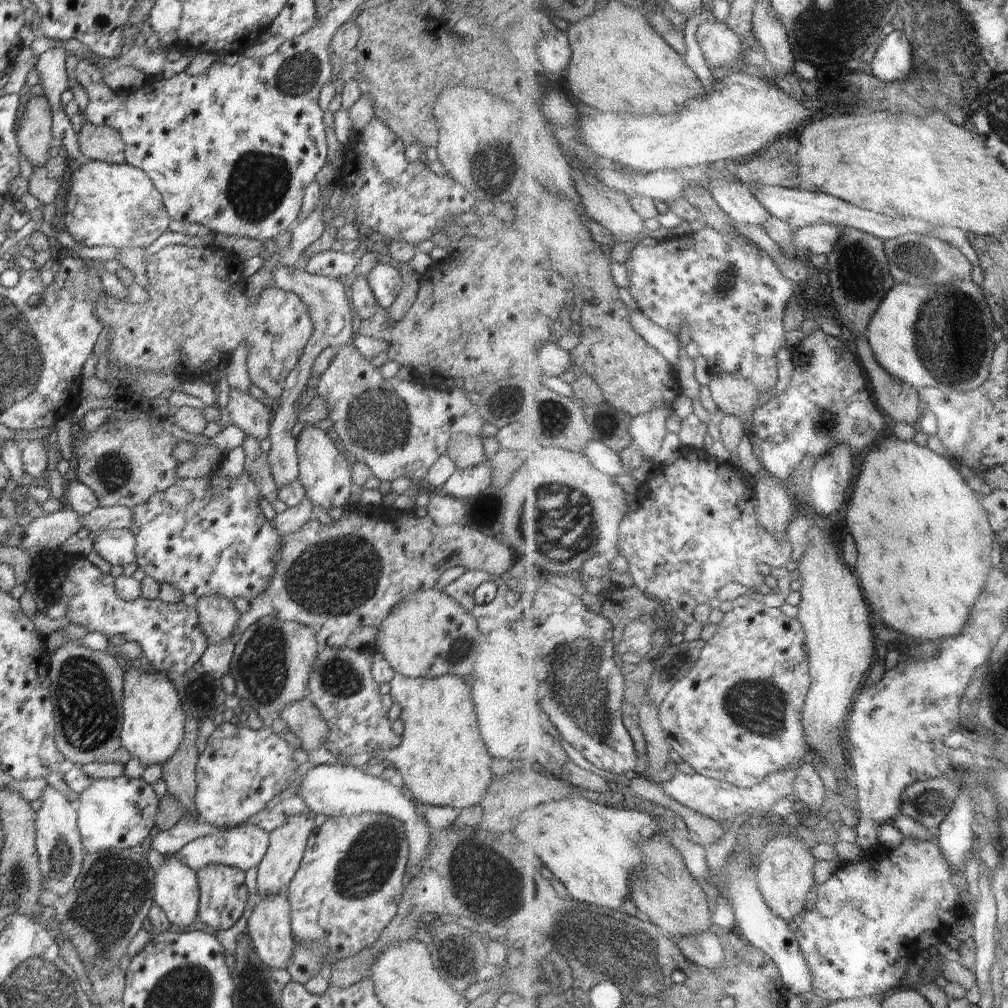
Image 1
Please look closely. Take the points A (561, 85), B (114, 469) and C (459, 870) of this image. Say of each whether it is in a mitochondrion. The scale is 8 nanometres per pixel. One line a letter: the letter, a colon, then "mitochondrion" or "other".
A: other
B: mitochondrion
C: mitochondrion

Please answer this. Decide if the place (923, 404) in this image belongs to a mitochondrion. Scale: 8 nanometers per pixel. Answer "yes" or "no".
no

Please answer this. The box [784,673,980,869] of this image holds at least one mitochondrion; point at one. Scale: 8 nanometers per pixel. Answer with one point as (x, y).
(930, 803)

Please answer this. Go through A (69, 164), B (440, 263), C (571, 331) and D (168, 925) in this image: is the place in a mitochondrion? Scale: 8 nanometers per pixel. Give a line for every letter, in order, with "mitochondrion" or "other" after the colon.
A: other
B: other
C: other
D: other

